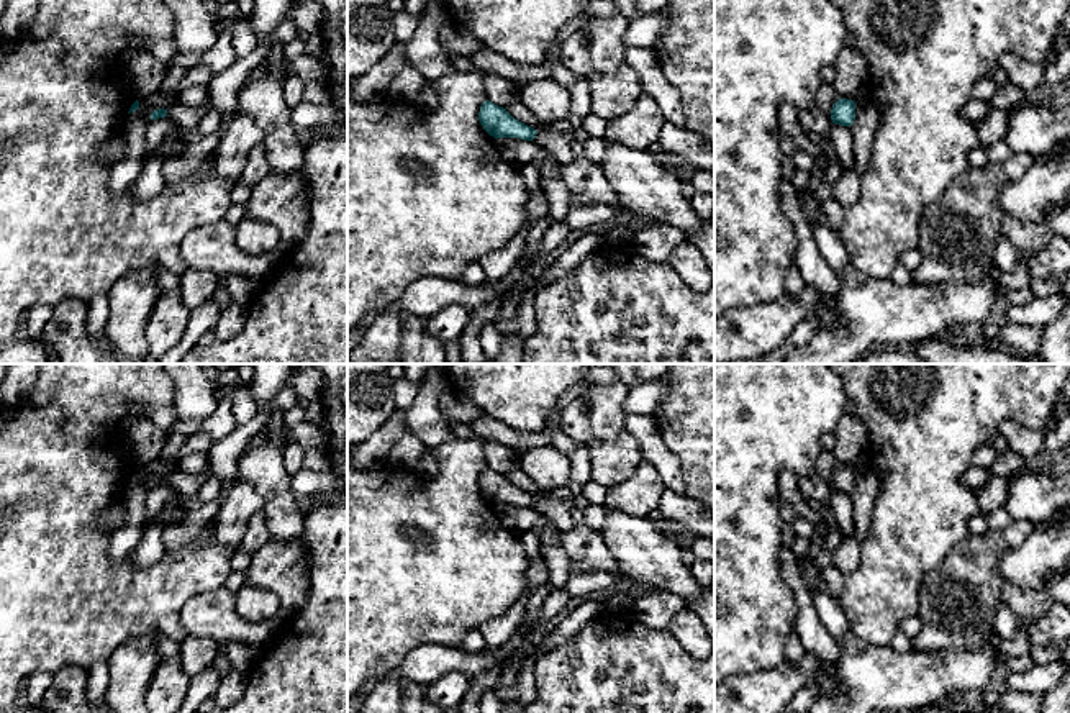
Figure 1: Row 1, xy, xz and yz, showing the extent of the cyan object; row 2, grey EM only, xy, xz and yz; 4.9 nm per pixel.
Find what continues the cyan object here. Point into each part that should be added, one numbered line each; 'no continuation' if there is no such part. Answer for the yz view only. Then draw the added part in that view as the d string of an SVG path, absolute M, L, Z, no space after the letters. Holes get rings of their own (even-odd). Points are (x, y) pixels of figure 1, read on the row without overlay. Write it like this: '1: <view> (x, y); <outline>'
no continuation

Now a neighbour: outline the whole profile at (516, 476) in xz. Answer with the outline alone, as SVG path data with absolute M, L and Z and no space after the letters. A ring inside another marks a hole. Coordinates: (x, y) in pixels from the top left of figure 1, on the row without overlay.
M519 467L513 469L506 474L506 479L518 488L534 495L539 498L539 495L546 490L541 490Z

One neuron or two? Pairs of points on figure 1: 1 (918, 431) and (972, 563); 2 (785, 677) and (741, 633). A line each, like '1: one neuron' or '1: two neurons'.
1: two neurons
2: two neurons

